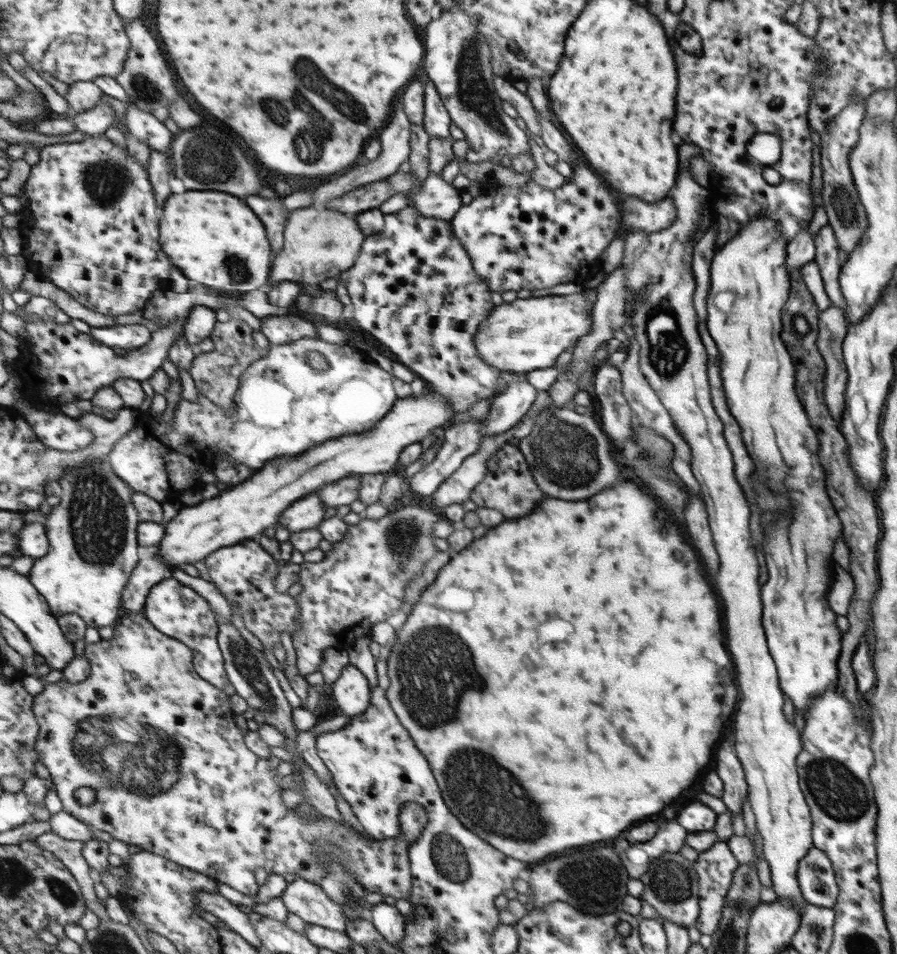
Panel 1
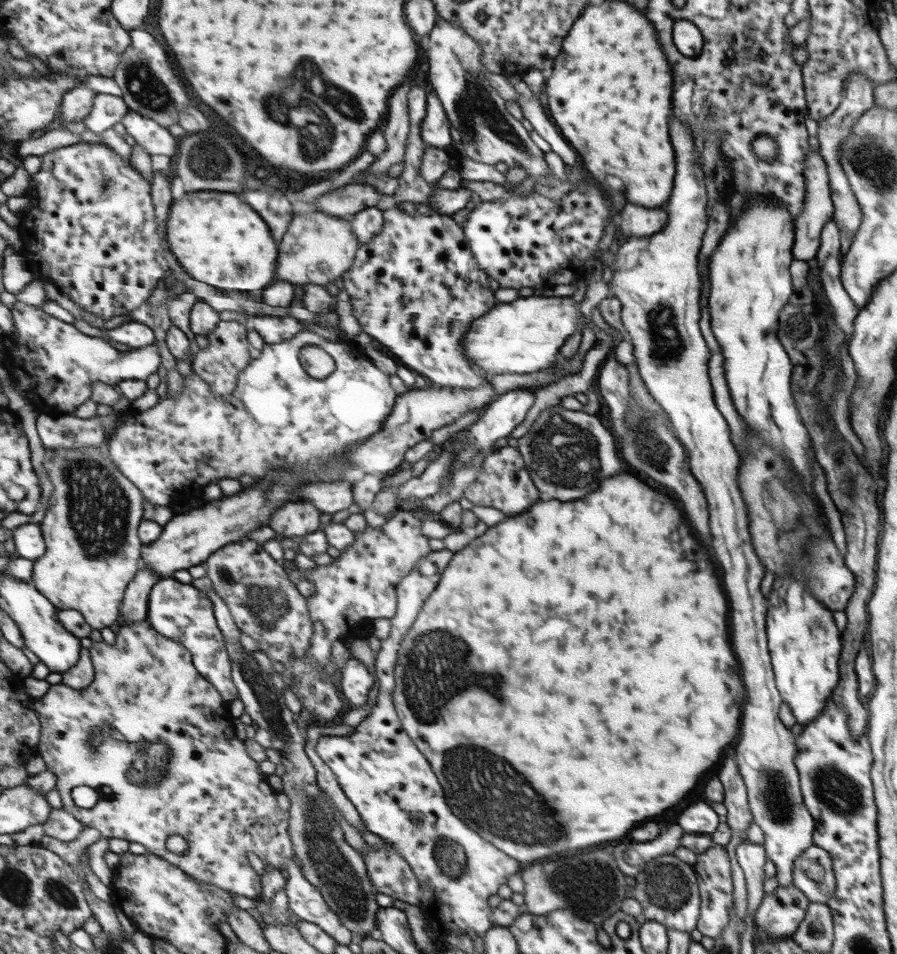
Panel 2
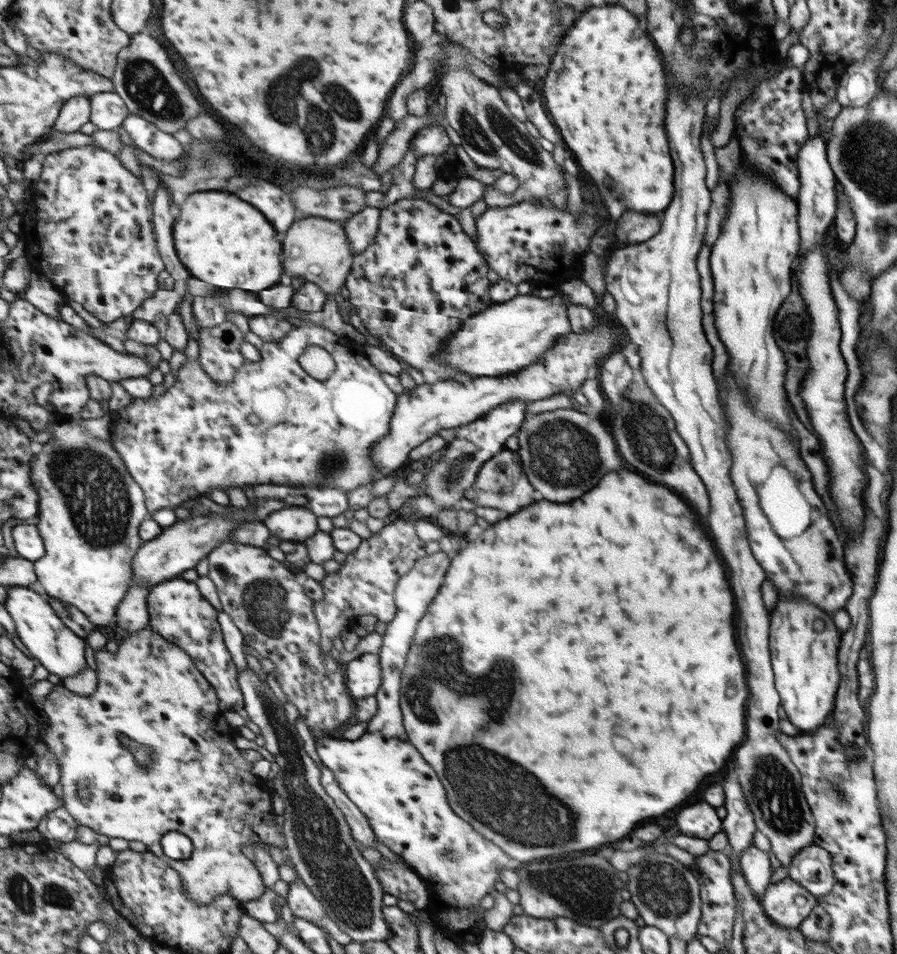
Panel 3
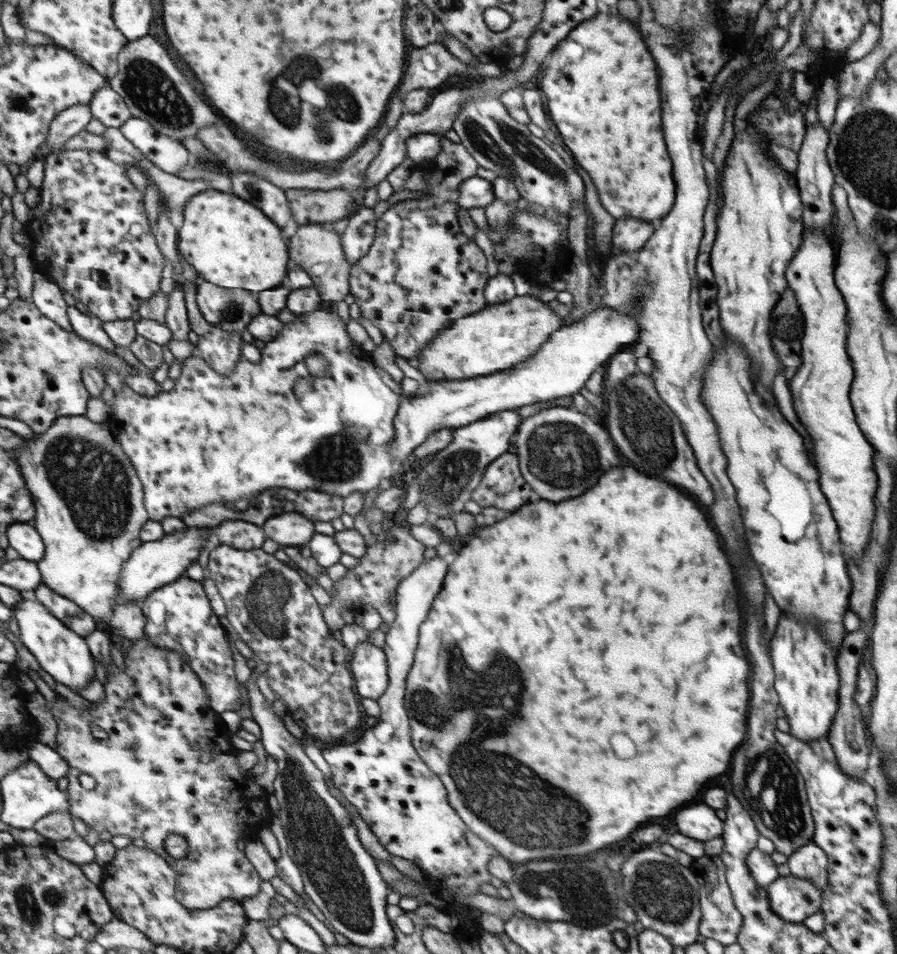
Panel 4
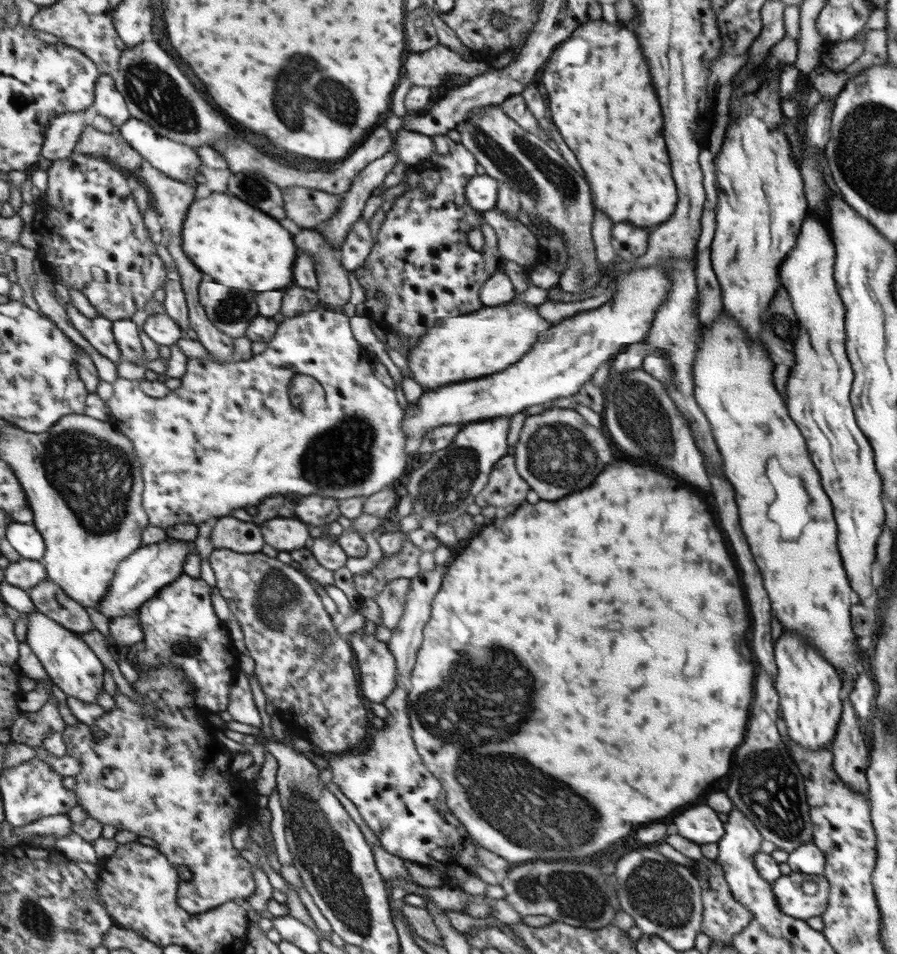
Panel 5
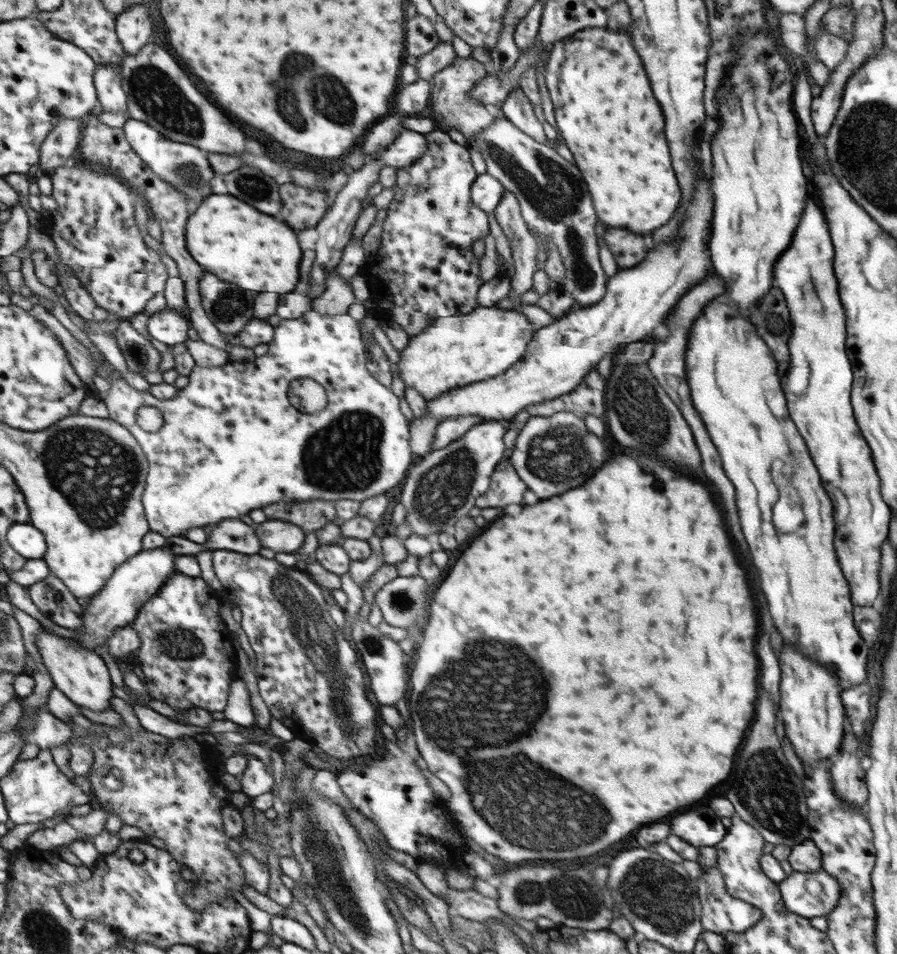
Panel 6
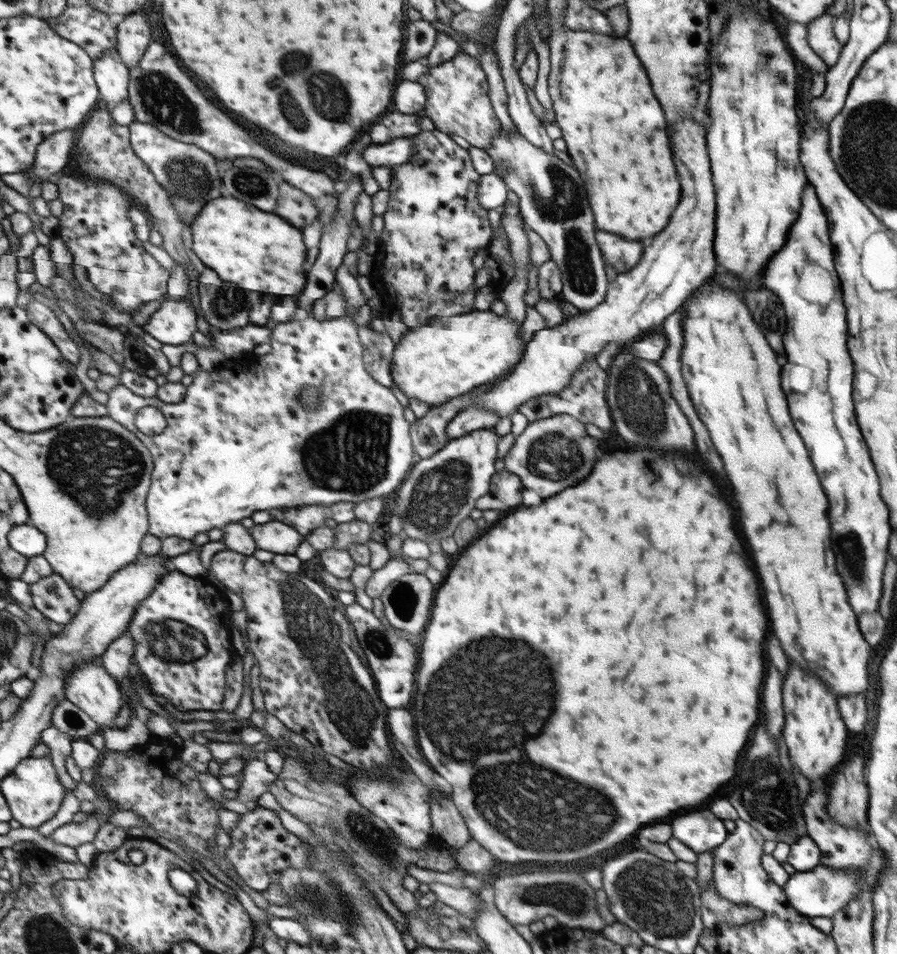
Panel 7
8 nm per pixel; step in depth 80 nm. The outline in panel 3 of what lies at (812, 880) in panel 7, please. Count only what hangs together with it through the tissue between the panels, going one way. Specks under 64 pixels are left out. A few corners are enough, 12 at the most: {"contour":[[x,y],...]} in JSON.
{"contour":[[797,881],[769,883],[759,899],[777,926],[798,928],[820,902]]}

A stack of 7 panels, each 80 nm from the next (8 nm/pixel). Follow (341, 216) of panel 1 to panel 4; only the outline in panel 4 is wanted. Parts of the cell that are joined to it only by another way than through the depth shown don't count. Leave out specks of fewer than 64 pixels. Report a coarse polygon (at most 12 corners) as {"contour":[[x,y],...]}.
{"contour":[[330,224],[301,226],[291,262],[323,301],[351,294],[352,264]]}

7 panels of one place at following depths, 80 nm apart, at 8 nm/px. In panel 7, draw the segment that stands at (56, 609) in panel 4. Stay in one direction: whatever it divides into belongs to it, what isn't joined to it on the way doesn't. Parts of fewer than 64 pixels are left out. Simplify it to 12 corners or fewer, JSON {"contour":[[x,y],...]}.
{"contour":[[60,574],[32,585],[34,607],[69,624],[82,601]]}

